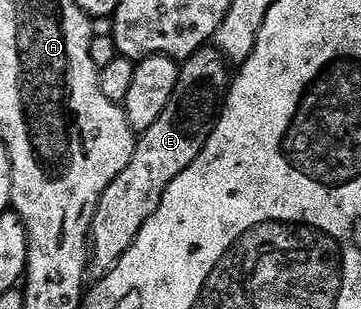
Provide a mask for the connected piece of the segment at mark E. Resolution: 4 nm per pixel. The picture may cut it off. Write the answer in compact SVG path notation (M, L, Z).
M213 46L194 52L179 67L176 90L168 106L164 106L164 114L160 114L160 118L156 118L156 122L137 137L132 162L112 178L112 186L104 190L96 206L88 245L88 272L91 277L101 278L112 271L132 242L136 242L136 234L140 234L144 222L156 214L156 206L160 206L164 190L168 190L168 186L172 186L172 182L176 182L192 162L196 162L200 150L204 150L212 130L218 125L218 115L222 113L222 105L232 83L229 70L222 53Z

